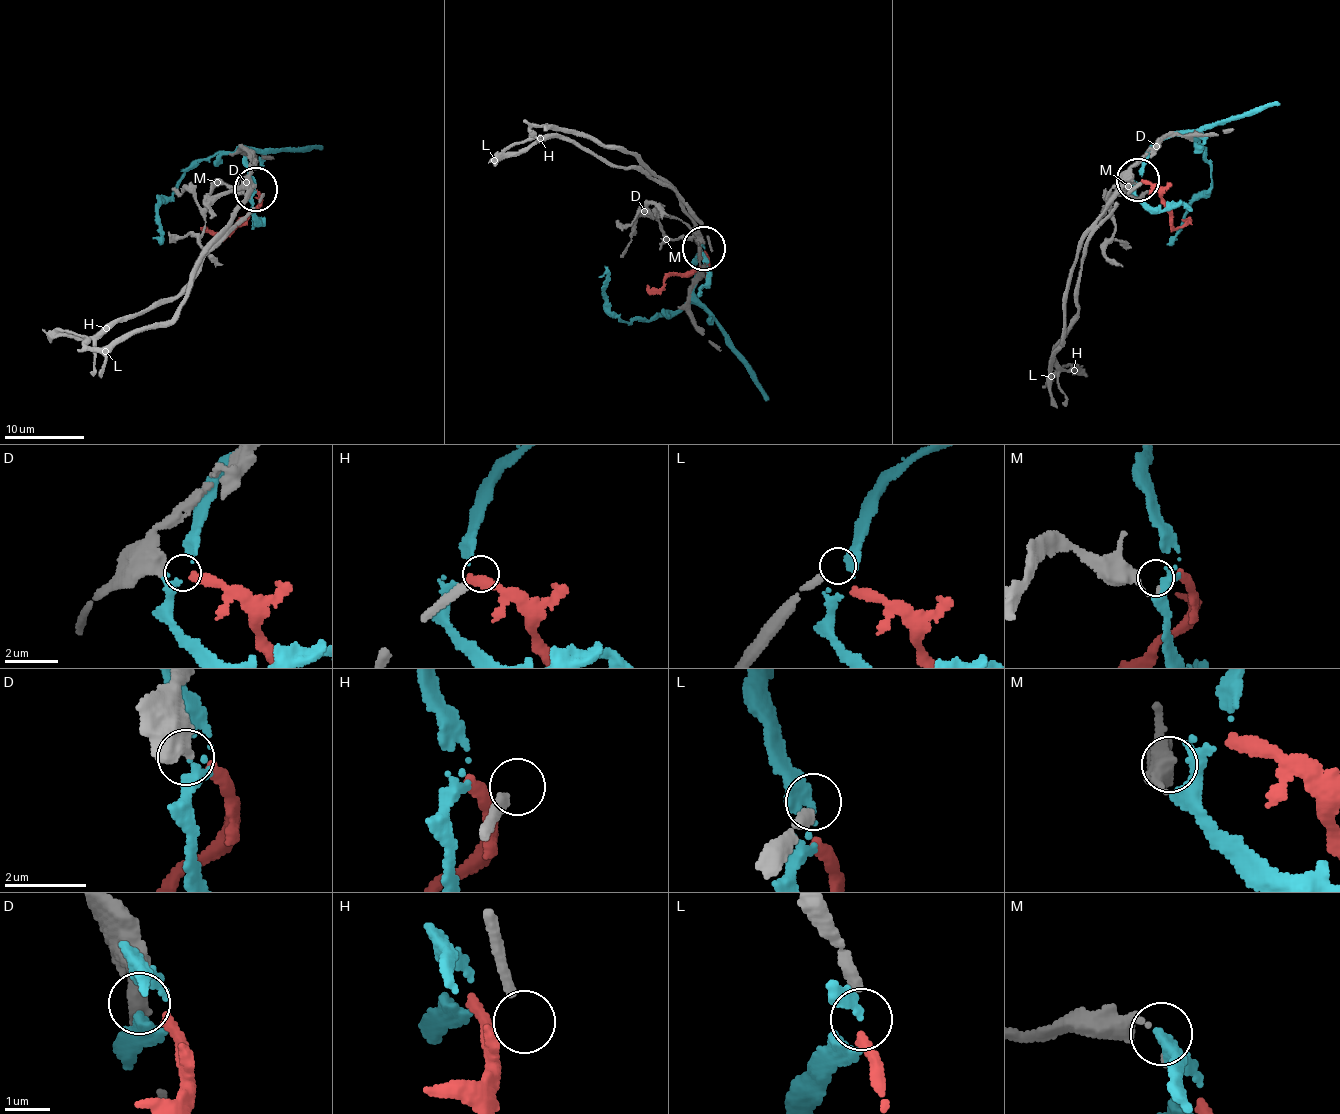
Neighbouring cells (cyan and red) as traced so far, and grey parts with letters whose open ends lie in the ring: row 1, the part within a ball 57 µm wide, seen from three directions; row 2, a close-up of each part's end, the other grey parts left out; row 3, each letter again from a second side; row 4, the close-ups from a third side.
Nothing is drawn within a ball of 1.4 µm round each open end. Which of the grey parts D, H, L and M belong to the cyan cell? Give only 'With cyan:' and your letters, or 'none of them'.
With cyan: M

